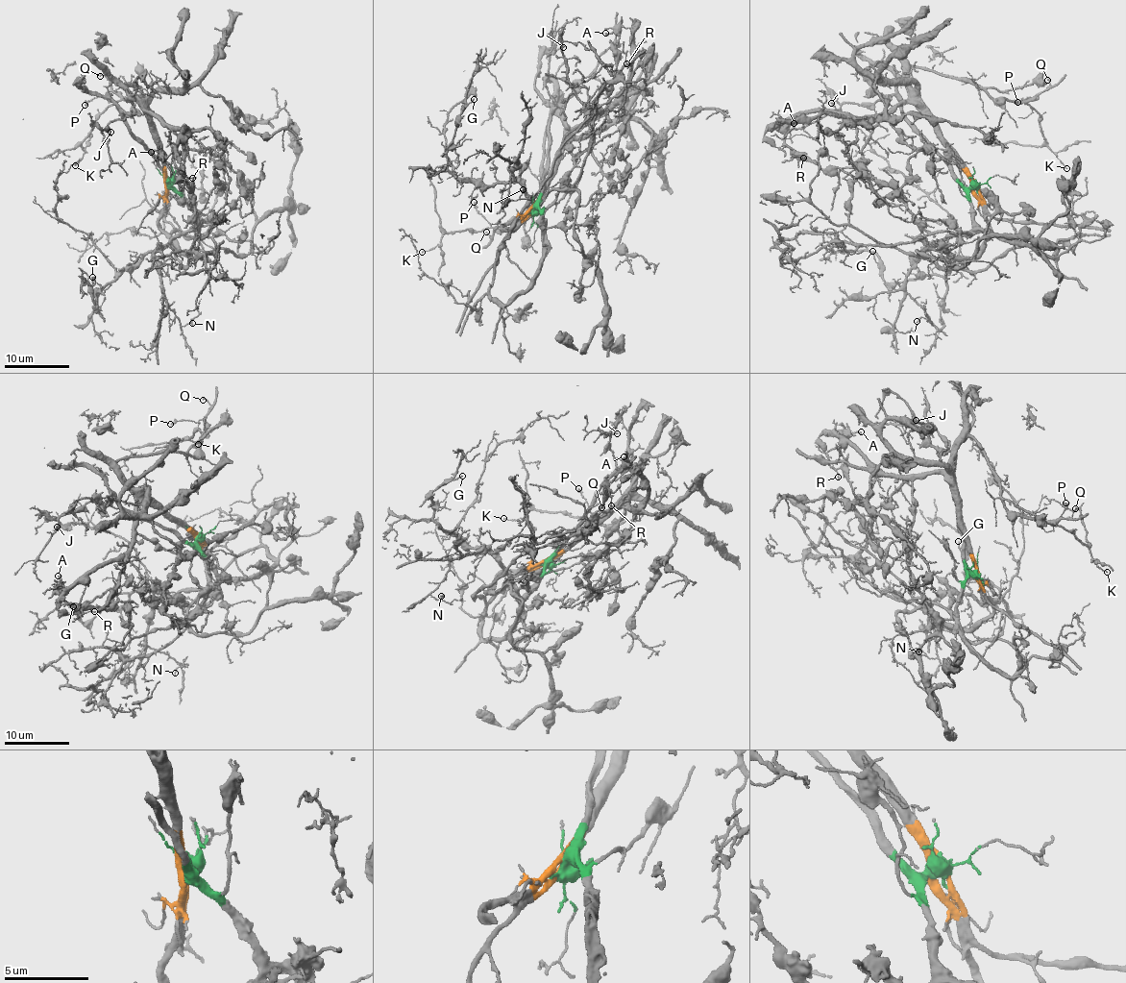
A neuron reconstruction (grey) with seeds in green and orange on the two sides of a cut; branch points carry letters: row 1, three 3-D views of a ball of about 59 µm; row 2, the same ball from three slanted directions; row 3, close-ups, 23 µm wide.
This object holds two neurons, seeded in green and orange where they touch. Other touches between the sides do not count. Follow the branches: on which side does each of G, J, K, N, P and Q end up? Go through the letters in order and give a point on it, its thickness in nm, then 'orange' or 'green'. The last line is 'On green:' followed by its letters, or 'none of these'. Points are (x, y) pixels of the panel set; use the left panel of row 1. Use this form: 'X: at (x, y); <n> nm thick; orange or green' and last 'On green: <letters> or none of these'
G: at (92, 277); 140 nm thick; green
J: at (110, 132); 140 nm thick; green
K: at (75, 165); 90 nm thick; orange
N: at (192, 323); 150 nm thick; green
P: at (85, 105); 130 nm thick; orange
Q: at (100, 76); 120 nm thick; orange
On green: G, J, N

